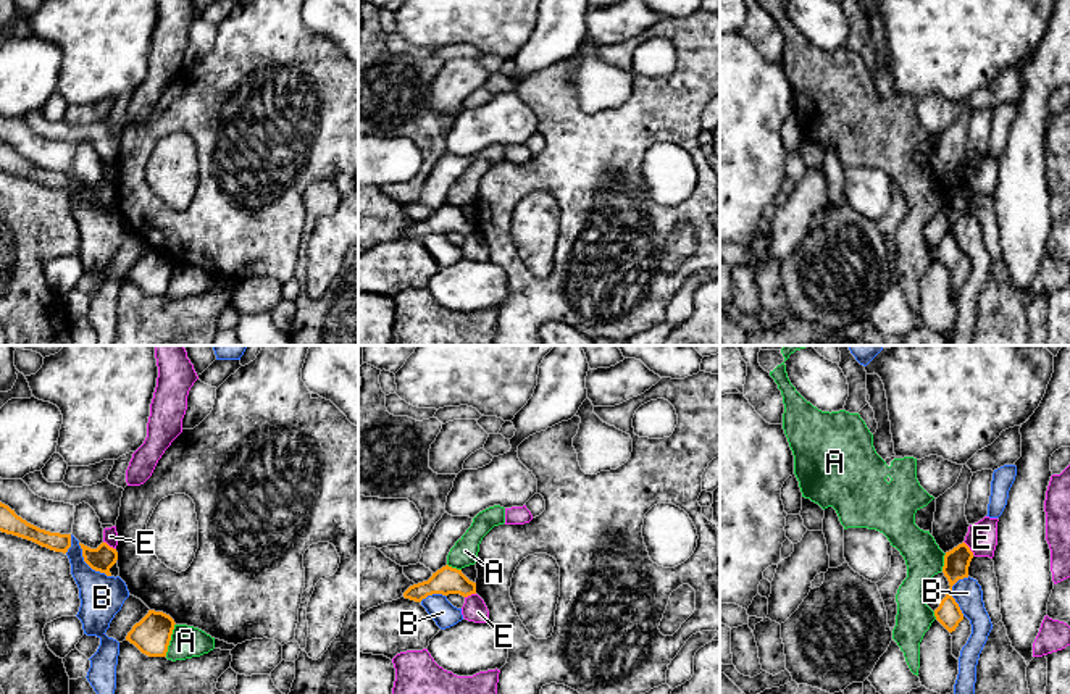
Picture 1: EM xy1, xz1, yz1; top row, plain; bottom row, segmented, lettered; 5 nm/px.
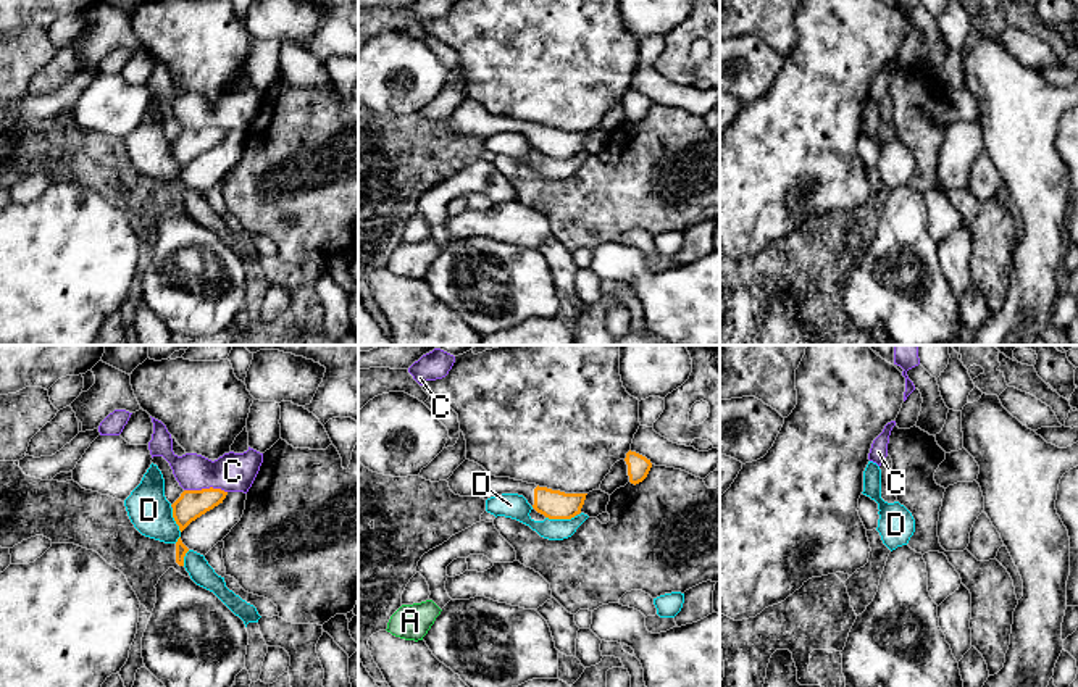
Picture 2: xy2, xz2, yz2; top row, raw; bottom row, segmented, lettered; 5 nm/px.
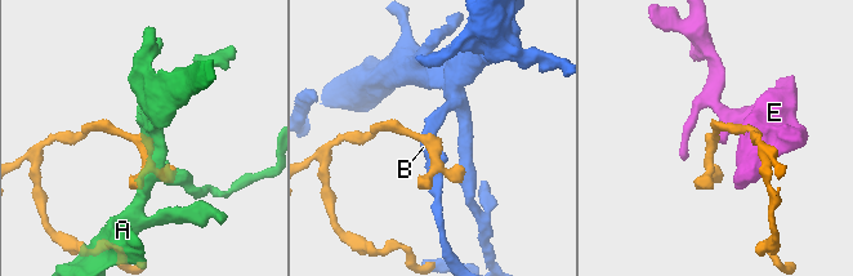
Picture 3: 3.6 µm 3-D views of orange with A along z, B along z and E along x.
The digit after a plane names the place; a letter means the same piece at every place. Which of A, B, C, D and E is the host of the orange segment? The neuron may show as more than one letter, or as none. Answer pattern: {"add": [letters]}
{"add": []}

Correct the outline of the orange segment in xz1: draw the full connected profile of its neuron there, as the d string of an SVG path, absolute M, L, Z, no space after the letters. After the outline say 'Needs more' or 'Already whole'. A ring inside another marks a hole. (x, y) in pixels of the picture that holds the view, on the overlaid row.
M445 565L436 573L433 573L428 581L410 586L403 592L403 597L415 602L421 602L423 599L433 594L460 594L463 597L468 597L471 594L476 594L476 583L470 581L462 573L462 570Z. Already whole

